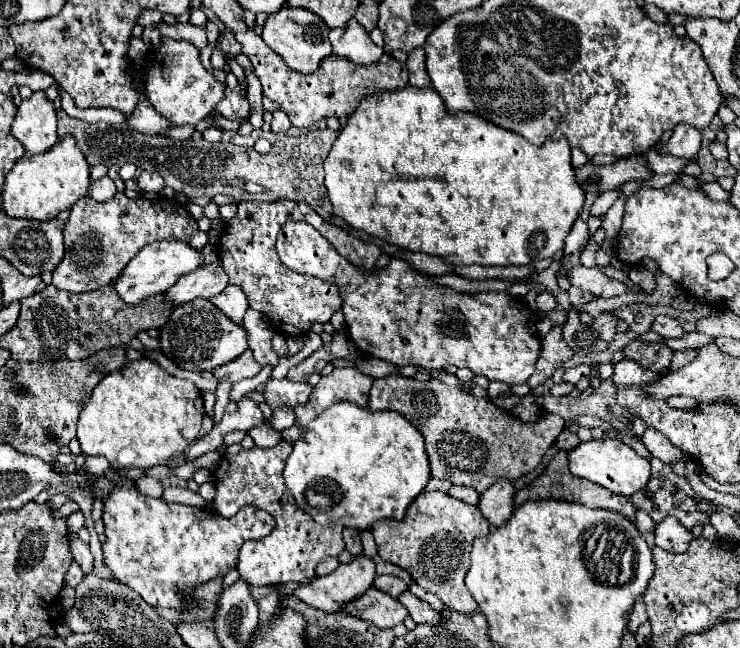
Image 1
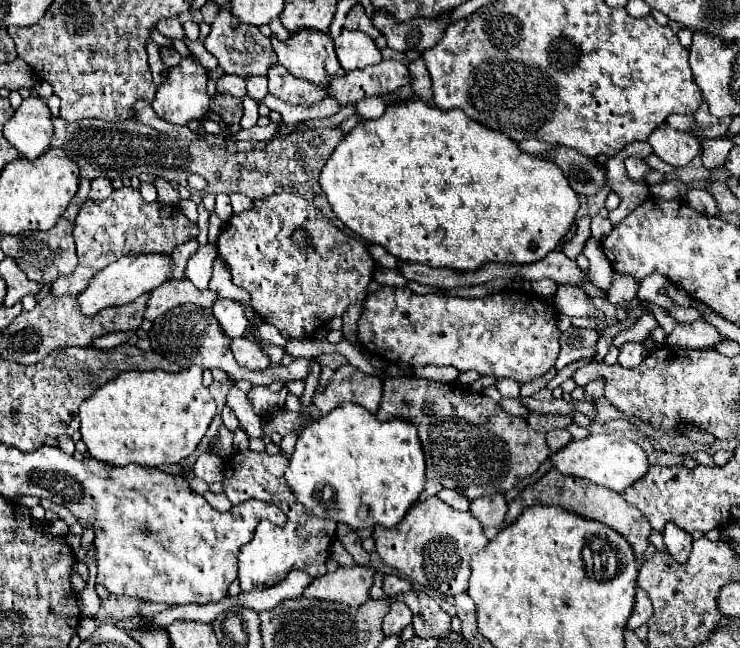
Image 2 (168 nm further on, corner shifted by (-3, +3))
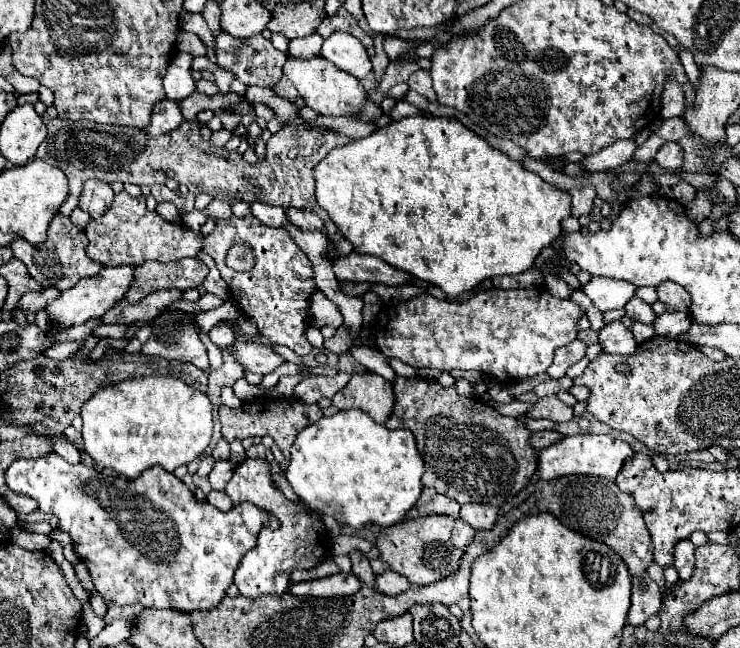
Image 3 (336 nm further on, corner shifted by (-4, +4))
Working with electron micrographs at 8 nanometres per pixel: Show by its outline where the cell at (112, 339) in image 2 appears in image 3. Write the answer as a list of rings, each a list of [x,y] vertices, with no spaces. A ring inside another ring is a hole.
[[[83,341],[63,342],[50,347],[45,355],[55,360],[67,359],[67,357],[70,357],[70,354],[75,353],[82,344]]]

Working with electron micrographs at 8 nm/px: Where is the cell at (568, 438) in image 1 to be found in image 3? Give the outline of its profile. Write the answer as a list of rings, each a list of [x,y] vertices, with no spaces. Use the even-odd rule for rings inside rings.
[[[537,431],[537,433],[533,433],[531,439],[533,439],[535,449],[545,449],[545,447],[557,443],[561,437],[563,435],[559,431]]]

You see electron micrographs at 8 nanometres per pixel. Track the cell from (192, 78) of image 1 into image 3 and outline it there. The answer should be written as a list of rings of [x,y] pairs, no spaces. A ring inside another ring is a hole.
[[[163,99],[153,107],[151,123],[149,123],[149,127],[145,127],[145,131],[149,131],[151,135],[163,135],[163,133],[177,129],[183,121],[185,119],[181,113],[181,105],[177,101]]]

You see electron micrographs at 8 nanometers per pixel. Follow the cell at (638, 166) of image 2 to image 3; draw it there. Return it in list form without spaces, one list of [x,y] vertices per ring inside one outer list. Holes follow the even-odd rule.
[[[615,141],[613,145],[609,145],[607,149],[603,149],[601,153],[589,155],[589,157],[583,161],[583,167],[585,167],[589,173],[623,167],[623,165],[627,165],[627,163],[633,161],[635,149],[637,149],[635,141]]]

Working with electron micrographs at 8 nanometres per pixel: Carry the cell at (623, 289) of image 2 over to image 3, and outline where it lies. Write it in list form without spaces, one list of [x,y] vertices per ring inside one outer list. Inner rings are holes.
[[[633,297],[633,299],[625,305],[625,311],[627,311],[627,315],[629,315],[633,321],[639,321],[639,323],[645,323],[645,325],[651,325],[653,319],[655,319],[655,313],[653,313],[651,305],[647,305],[645,301],[641,301],[639,297]]]

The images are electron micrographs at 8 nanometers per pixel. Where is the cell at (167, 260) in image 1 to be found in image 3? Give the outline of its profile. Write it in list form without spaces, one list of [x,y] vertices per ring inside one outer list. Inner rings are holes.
[[[117,265],[117,267],[101,269],[97,275],[85,277],[75,287],[63,291],[61,297],[57,297],[57,301],[51,301],[45,307],[45,311],[53,321],[63,323],[63,325],[79,325],[89,319],[99,319],[101,315],[105,315],[113,305],[117,305],[125,297],[125,293],[129,291],[129,287],[135,281],[133,273],[135,273],[133,265]]]

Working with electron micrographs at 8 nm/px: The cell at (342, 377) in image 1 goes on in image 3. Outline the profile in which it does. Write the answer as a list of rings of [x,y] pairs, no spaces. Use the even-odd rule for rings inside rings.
[[[355,373],[351,381],[335,393],[331,405],[337,409],[363,409],[377,423],[385,423],[393,409],[391,383],[375,373]]]

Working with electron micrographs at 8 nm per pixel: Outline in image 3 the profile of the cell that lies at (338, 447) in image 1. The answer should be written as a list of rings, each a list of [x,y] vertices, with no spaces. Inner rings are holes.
[[[361,409],[337,411],[331,417],[321,417],[317,423],[305,427],[297,433],[291,445],[291,461],[287,465],[285,477],[291,483],[297,497],[311,509],[335,517],[341,525],[361,529],[365,525],[389,527],[405,519],[407,511],[417,503],[423,483],[423,459],[417,451],[415,437],[409,429],[387,429],[375,423],[369,413]]]

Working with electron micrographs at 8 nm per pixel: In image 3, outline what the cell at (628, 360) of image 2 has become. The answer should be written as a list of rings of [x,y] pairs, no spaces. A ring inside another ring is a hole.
[[[613,321],[605,325],[599,333],[599,341],[605,353],[619,353],[619,355],[633,355],[637,349],[637,341],[631,331],[621,325],[621,321]]]

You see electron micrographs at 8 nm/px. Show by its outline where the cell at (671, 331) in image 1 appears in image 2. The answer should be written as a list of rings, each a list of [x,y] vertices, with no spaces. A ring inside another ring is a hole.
[[[702,320],[676,324],[674,332],[666,336],[666,344],[668,346],[690,348],[690,350],[716,348],[718,342],[722,342],[720,332],[714,326],[710,326],[708,322],[702,322]]]

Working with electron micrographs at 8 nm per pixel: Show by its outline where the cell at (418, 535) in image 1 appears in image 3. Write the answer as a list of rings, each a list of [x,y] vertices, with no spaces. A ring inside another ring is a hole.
[[[423,515],[383,527],[375,545],[381,551],[381,559],[395,573],[407,577],[409,583],[431,585],[459,569],[459,561],[465,555],[467,545],[473,543],[473,537],[475,529],[463,519],[453,519],[449,515]]]

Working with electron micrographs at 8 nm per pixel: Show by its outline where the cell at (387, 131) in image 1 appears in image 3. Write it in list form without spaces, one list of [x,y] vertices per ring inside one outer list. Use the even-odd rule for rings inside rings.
[[[407,117],[373,131],[369,137],[353,139],[343,147],[335,147],[321,163],[315,165],[315,187],[317,203],[329,213],[329,217],[341,229],[341,233],[355,245],[357,253],[375,255],[385,263],[411,273],[417,279],[431,281],[451,297],[473,289],[483,279],[495,275],[517,275],[533,267],[533,261],[541,253],[541,249],[549,247],[561,233],[561,221],[571,215],[571,195],[567,191],[545,183],[537,173],[525,169],[519,161],[513,161],[503,151],[491,147],[483,137],[479,137],[475,131],[467,129],[461,121],[453,117]]]

